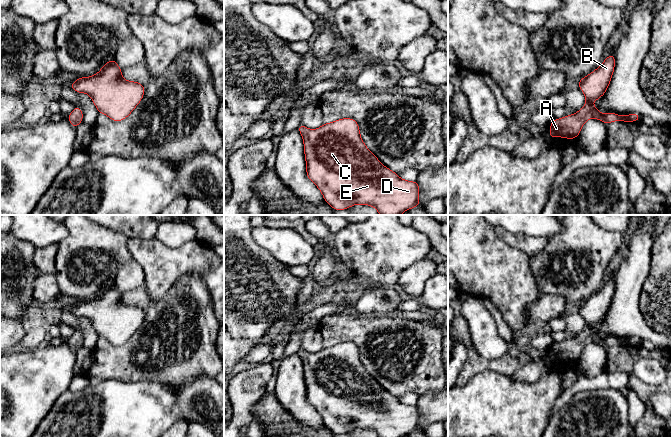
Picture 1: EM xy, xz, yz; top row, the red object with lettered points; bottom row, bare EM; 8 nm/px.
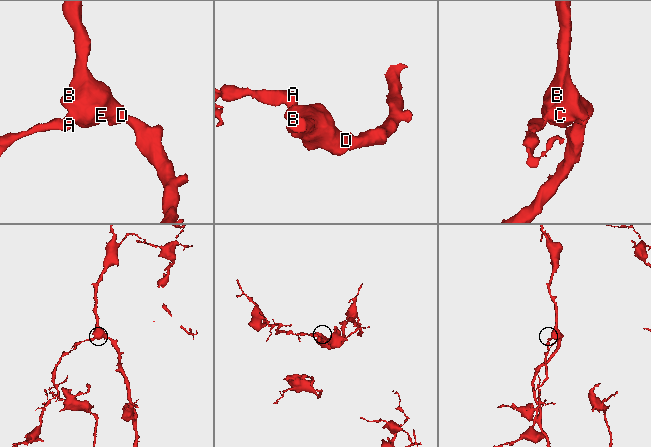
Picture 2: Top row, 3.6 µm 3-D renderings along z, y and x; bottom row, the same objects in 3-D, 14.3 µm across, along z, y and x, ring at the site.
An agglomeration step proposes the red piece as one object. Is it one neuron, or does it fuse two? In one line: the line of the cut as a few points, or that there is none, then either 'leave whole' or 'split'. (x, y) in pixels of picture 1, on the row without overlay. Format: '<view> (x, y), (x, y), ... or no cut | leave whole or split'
no cut | leave whole

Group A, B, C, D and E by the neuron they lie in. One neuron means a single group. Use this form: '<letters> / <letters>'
A B C D E

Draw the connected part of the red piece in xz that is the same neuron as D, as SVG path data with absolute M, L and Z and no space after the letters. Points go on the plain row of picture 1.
M341 342L312 354L299 348L297 354L302 359L306 385L307 402L312 405L323 419L324 425L335 435L345 434L353 429L368 429L375 431L378 437L404 437L414 431L421 430L419 426L420 412L417 405L407 405L398 400L369 374L363 366L357 345L353 342Z

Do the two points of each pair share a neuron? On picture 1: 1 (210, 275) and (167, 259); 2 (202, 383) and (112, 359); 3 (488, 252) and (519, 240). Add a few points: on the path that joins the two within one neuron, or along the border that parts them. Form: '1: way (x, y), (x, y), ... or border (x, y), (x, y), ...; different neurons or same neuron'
1: way (199, 264), (196, 261), (178, 261); same neuron
2: border (213, 377), (198, 375), (179, 388), (170, 386); different neurons
3: border (494, 226), (494, 232), (507, 244), (529, 255); different neurons

